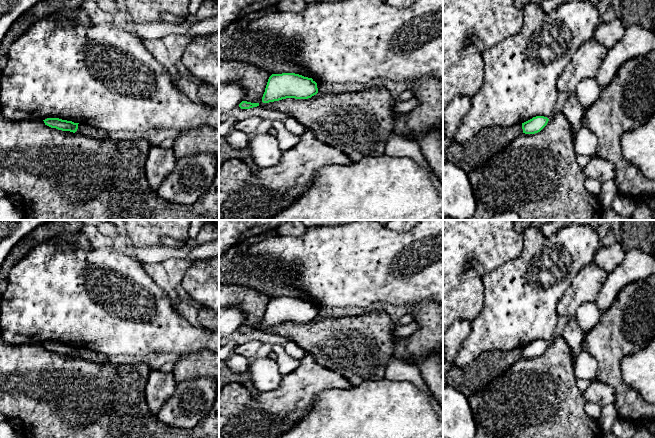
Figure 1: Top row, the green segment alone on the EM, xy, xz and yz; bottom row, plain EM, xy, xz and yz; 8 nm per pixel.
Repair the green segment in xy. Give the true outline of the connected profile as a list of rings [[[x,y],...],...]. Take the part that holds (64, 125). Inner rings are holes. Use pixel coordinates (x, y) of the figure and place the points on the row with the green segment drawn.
[[[47,118],[43,120],[45,125],[51,127],[51,128],[56,128],[58,130],[62,131],[70,131],[75,133],[78,129],[78,124],[79,123],[74,123],[72,121],[67,121],[67,120],[62,120],[59,118]]]

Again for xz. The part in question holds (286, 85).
[[[295,73],[272,74],[262,97],[263,103],[286,98],[308,99],[318,93],[317,83]]]

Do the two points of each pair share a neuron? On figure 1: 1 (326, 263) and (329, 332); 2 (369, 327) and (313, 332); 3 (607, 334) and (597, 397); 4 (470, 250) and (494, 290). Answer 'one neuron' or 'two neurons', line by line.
1: two neurons
2: one neuron
3: two neurons
4: two neurons

